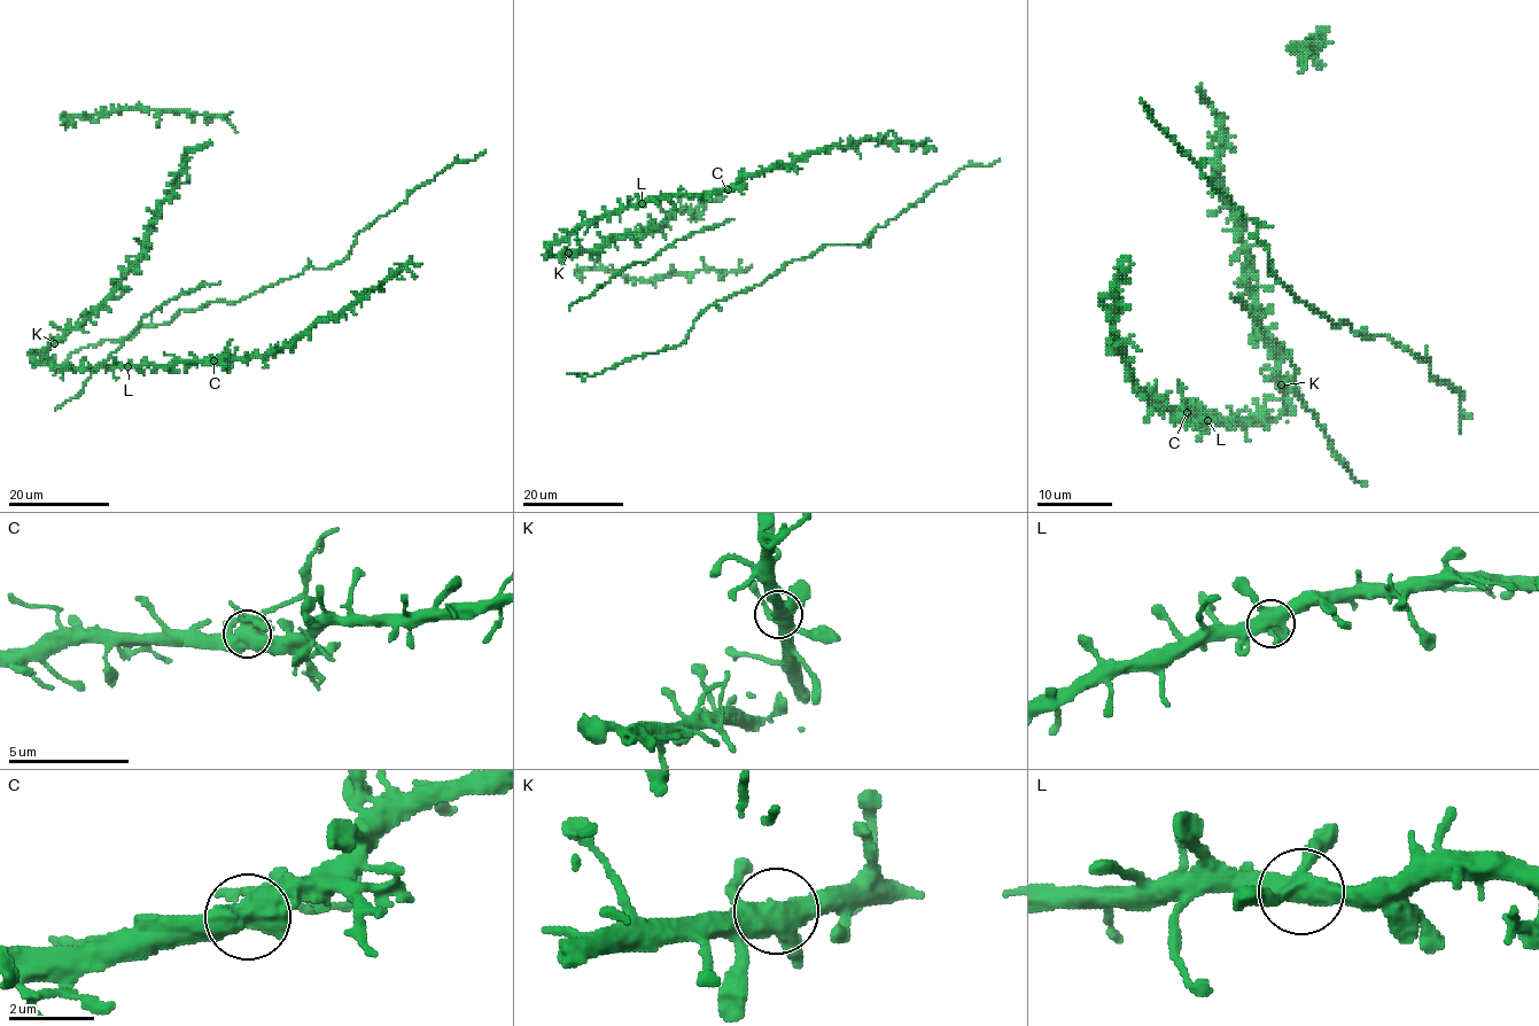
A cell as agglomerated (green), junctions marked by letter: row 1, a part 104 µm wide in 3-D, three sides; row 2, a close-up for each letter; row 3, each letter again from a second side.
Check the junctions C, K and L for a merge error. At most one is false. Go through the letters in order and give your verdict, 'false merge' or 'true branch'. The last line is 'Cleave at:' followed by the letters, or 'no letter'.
C: true branch
K: true branch
L: true branch
Cleave at: no letter

